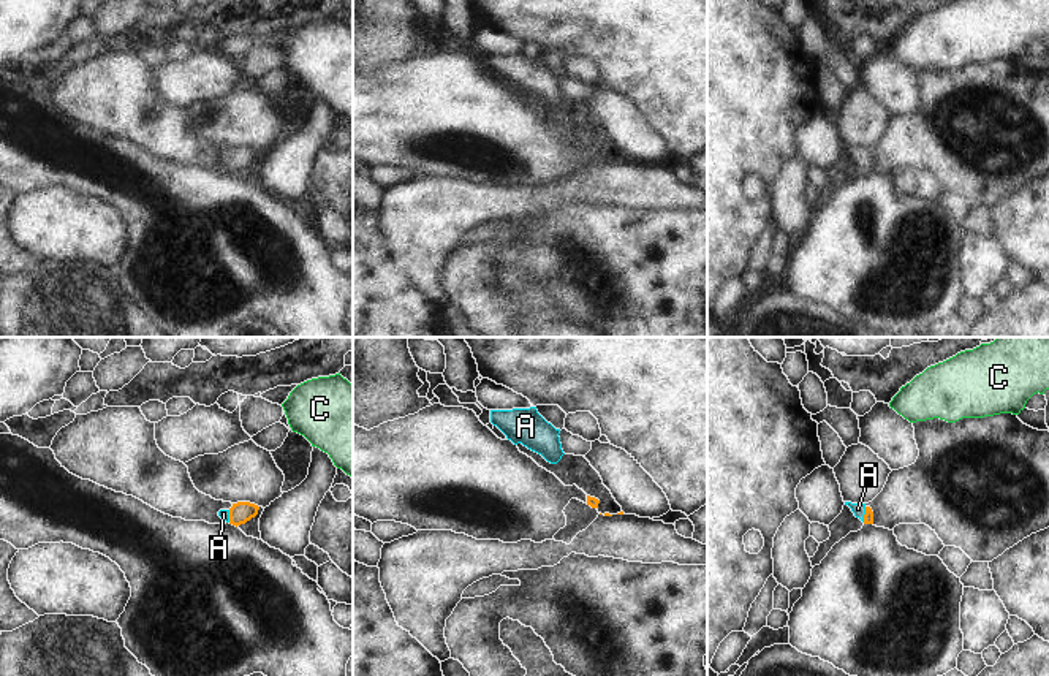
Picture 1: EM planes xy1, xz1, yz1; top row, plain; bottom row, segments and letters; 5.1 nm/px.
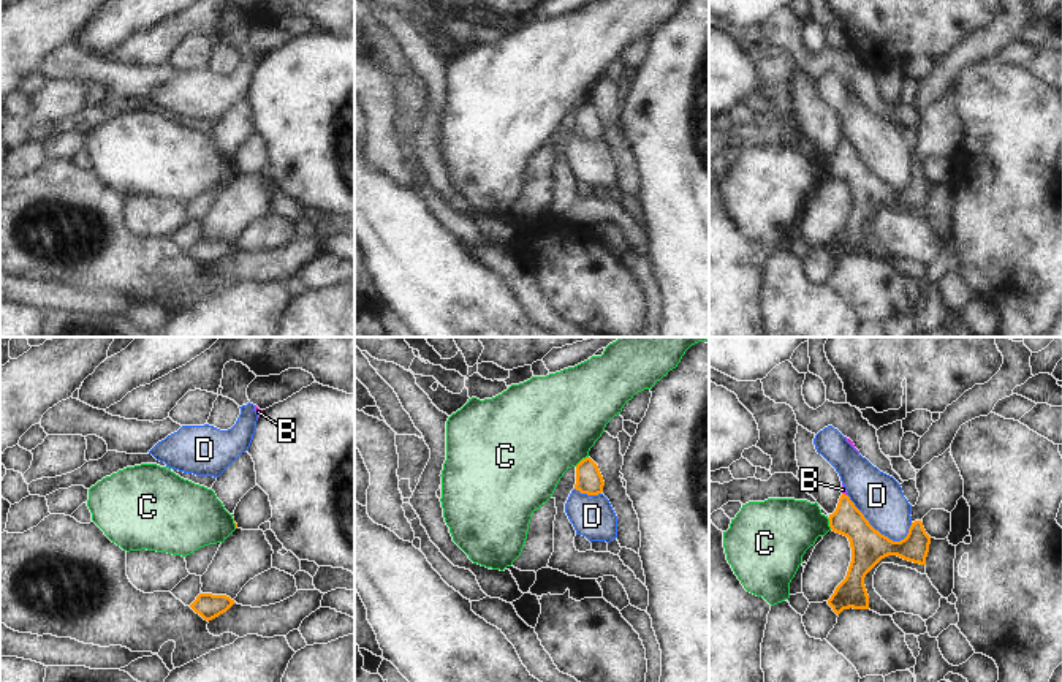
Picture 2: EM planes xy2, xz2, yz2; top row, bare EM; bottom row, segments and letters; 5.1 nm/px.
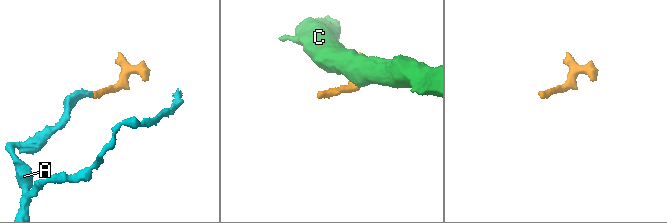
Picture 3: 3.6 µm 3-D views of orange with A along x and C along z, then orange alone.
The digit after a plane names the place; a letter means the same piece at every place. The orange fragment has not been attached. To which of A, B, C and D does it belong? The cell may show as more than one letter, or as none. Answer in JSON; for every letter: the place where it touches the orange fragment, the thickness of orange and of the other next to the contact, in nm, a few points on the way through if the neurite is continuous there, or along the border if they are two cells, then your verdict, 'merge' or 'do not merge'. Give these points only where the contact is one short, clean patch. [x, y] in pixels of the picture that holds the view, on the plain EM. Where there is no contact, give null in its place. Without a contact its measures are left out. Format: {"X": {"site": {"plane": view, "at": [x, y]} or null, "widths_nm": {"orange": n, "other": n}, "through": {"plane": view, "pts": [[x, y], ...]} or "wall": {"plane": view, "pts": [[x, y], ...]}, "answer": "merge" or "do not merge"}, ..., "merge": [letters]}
{"A": {"site": {"plane": "yz1", "at": [864, 160]}, "widths_nm": {"orange": 50, "other": 60}, "through": {"plane": "yz1", "pts": [[869, 160], [864, 160], [858, 154]]}, "answer": "merge"}, "B": {"site": {"plane": "yz2", "at": [844, 140]}, "widths_nm": {"orange": 160, "other": 20}, "through": {"plane": "yz2", "pts": [[847, 165], [844, 140], [842, 135]]}, "answer": "merge"}, "C": {"site": {"plane": "xz2", "at": [583, 105]}, "widths_nm": {"orange": 140, "other": 500}, "wall": {"plane": "xz2", "pts": [[587, 102], [575, 111]]}, "answer": "do not merge"}, "D": {"site": {"plane": "yz2", "at": [872, 173]}, "widths_nm": {"orange": 180, "other": 240}, "wall": {"plane": "yz2", "pts": [[847, 140], [882, 179], [893, 185], [907, 181]]}, "answer": "do not merge"}, "merge": ["A", "B"]}

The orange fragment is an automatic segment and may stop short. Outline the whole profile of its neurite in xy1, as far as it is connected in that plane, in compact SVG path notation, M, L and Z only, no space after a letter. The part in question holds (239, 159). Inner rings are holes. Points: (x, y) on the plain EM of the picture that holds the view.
M250 147L233 149L229 155L220 155L218 161L233 171L240 171L258 160L259 152Z

